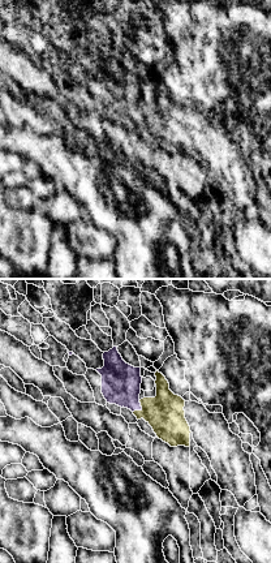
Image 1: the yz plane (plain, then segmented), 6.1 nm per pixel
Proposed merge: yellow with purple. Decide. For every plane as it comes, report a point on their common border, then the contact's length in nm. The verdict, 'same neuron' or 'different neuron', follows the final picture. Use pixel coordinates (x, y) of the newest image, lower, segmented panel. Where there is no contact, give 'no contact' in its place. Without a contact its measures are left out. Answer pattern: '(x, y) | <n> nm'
(142, 408) | 90 nm

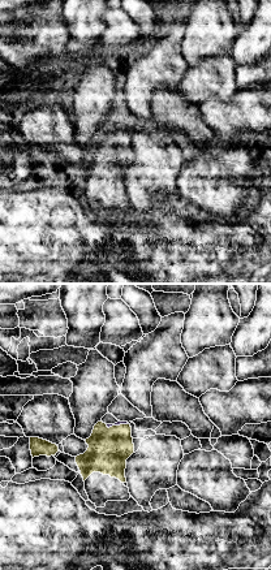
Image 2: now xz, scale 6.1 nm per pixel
(116, 426) | 140 nm

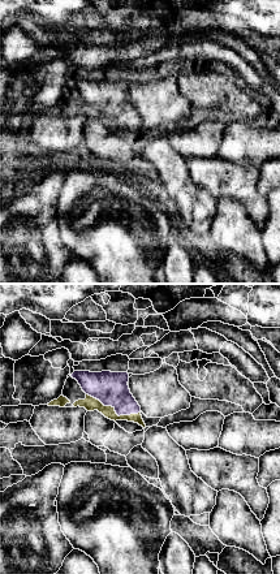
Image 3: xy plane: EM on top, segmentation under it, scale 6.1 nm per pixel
(113, 409) | 340 nm

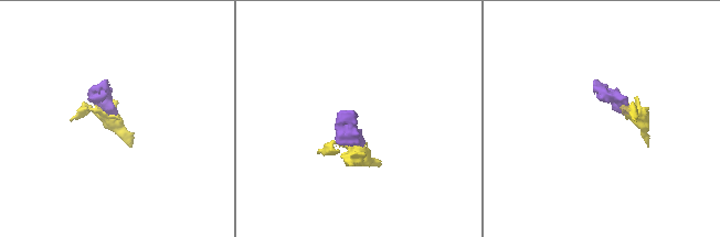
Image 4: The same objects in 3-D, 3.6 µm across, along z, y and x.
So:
same neuron

